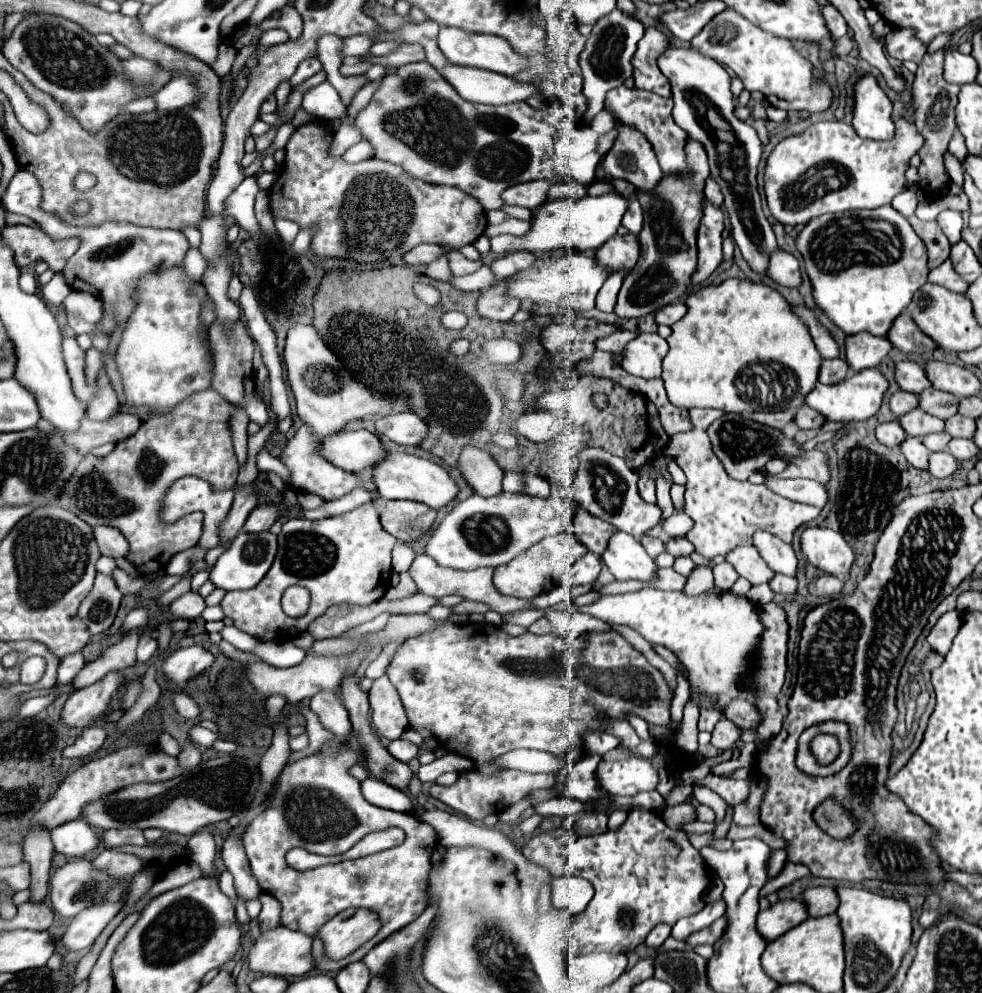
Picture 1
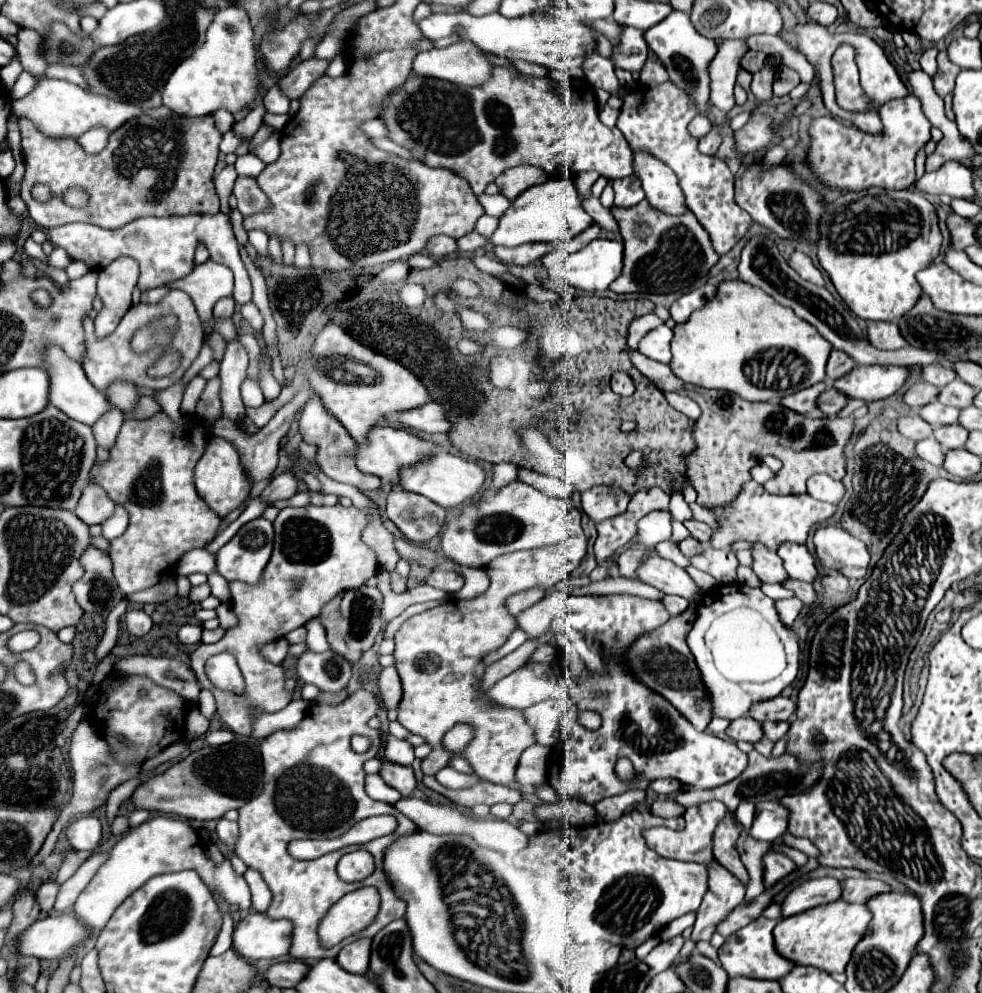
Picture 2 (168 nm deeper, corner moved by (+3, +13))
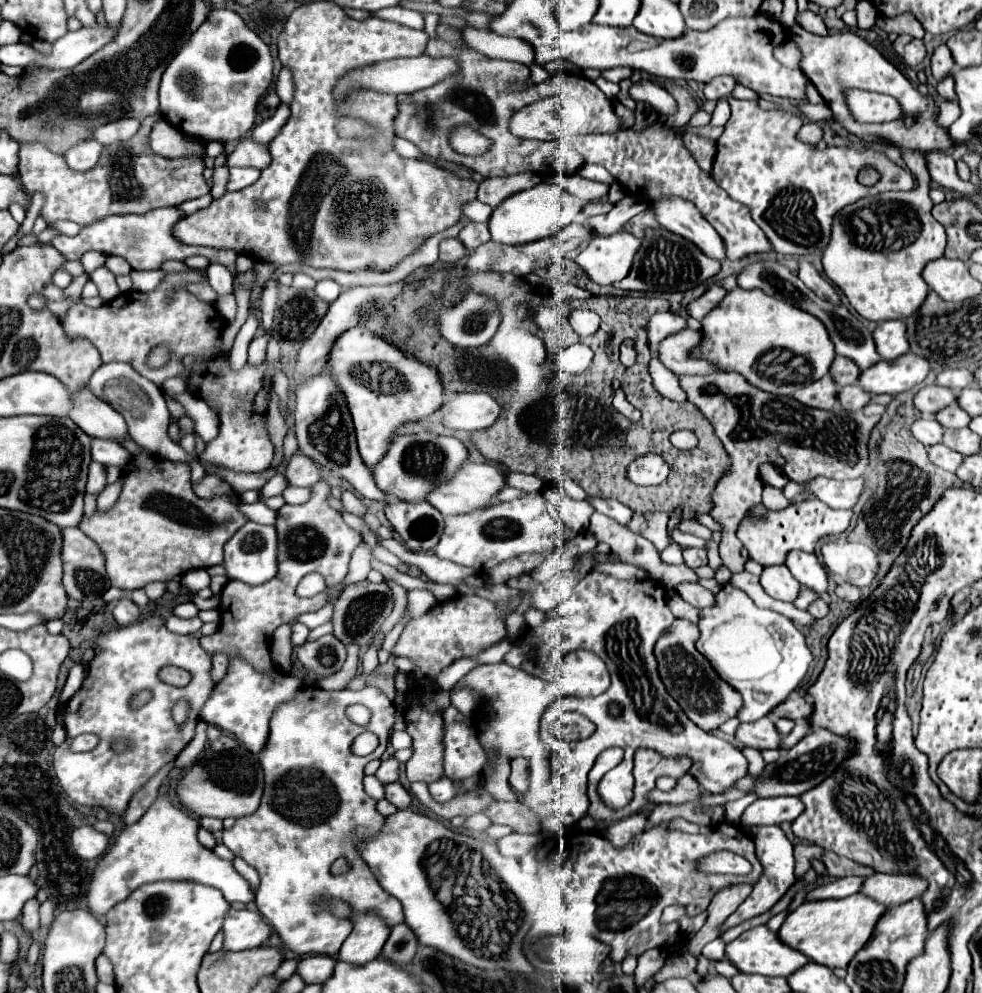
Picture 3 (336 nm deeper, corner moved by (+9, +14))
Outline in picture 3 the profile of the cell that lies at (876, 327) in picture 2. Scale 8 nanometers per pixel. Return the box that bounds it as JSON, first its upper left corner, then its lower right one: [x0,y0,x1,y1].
[874,320,910,360]

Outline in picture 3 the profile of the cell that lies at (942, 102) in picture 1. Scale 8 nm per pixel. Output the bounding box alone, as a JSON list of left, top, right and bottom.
[932,44,954,80]

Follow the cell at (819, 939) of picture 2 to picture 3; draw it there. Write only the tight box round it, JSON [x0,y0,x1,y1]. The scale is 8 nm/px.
[778,894,888,968]

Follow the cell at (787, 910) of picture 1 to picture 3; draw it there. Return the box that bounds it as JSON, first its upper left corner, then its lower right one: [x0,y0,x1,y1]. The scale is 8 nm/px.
[808,876,866,900]

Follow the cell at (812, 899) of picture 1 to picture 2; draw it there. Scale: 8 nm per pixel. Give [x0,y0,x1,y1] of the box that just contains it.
[842,879,890,903]

